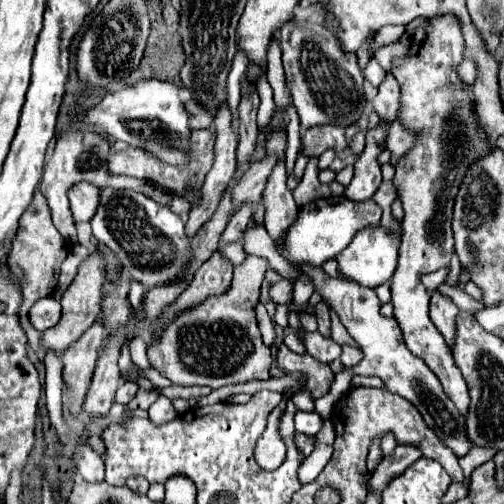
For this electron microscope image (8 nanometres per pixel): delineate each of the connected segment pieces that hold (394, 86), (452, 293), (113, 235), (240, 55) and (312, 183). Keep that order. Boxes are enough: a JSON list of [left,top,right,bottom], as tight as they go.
[[373,74,399,120],[437,284,483,314],[91,188,189,288],[227,51,248,128],[295,158,345,207]]

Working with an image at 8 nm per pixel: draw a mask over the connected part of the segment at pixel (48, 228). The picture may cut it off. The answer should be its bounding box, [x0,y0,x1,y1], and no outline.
[7,190,67,360]

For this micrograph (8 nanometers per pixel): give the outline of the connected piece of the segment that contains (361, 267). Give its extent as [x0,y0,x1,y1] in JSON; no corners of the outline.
[339,224,403,288]

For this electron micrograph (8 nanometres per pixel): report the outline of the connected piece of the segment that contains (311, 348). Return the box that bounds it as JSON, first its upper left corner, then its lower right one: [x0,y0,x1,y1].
[301,330,341,364]

